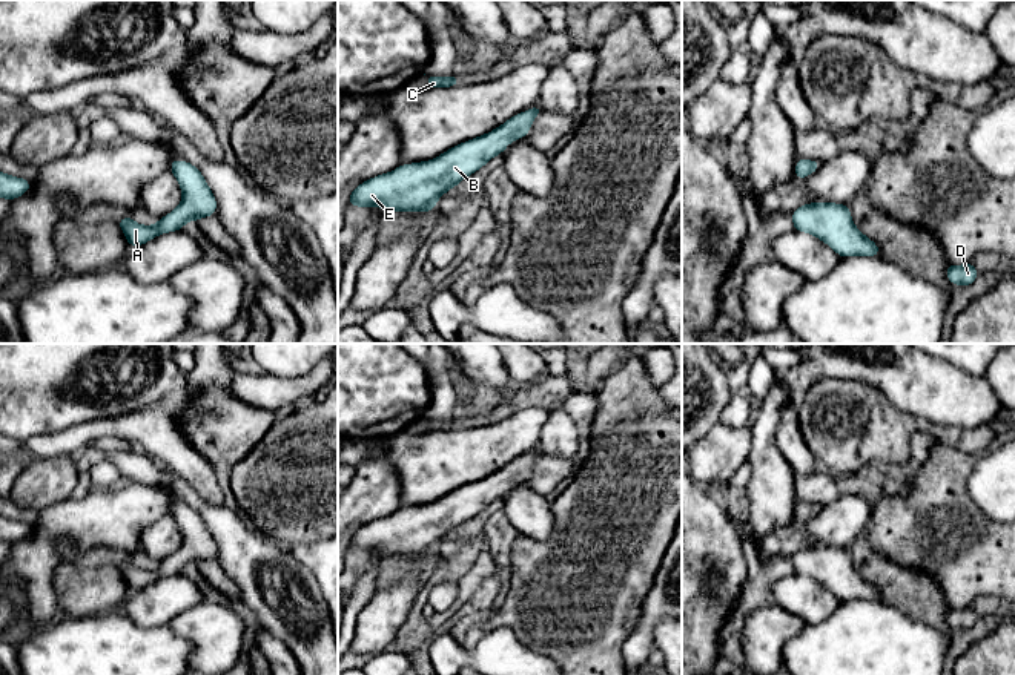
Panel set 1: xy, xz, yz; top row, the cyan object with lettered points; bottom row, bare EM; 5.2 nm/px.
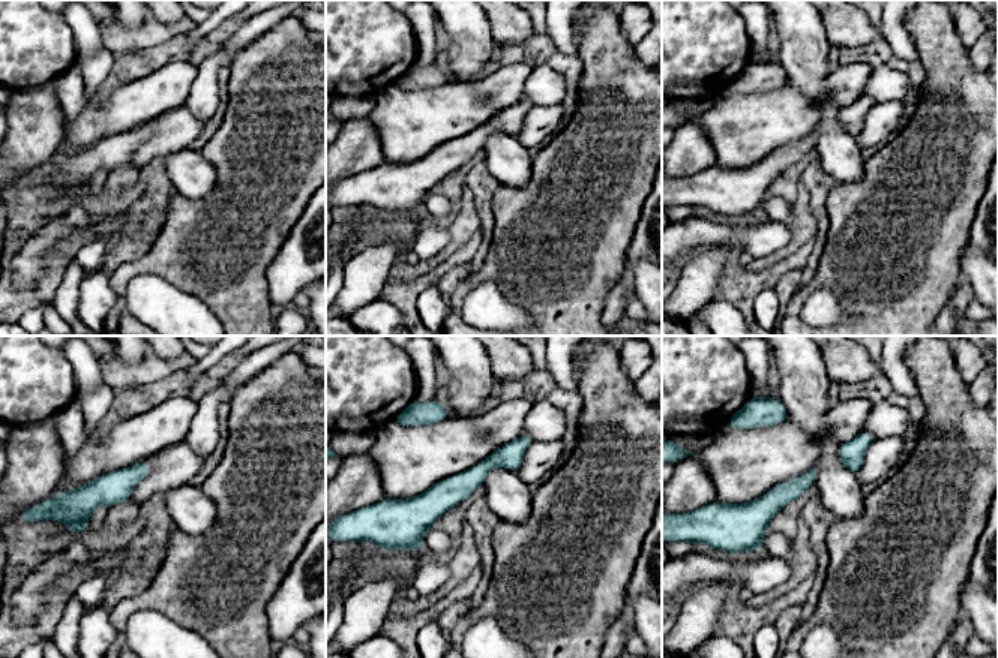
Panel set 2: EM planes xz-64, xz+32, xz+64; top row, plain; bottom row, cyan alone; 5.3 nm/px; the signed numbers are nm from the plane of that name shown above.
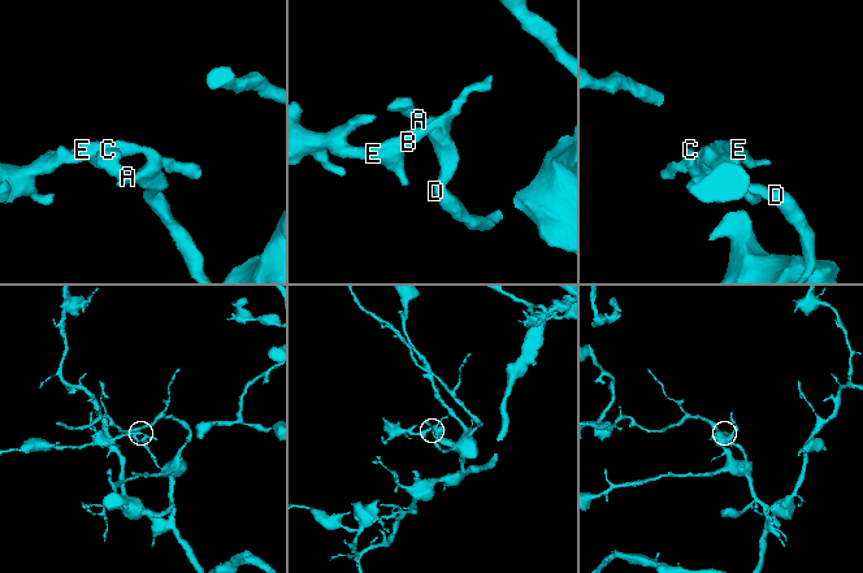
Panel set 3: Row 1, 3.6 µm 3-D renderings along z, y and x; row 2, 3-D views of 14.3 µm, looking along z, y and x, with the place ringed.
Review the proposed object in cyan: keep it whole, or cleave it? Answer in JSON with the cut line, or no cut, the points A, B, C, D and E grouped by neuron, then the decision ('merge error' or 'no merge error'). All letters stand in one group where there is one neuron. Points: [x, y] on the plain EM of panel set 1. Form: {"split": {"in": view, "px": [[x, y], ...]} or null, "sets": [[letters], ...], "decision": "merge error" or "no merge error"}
{"split": null, "sets": [["A", "B", "C", "D", "E"]], "decision": "no merge error"}

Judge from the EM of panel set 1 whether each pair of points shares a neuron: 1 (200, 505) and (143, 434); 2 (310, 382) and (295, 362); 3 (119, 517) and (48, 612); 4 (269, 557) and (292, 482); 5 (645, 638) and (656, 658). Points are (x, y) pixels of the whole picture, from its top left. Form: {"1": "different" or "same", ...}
{"1": "different", "2": "different", "3": "same", "4": "different", "5": "different"}

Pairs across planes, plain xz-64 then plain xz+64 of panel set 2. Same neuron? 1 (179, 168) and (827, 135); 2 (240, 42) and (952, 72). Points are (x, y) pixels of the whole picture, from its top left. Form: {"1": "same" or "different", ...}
{"1": "same", "2": "different"}

